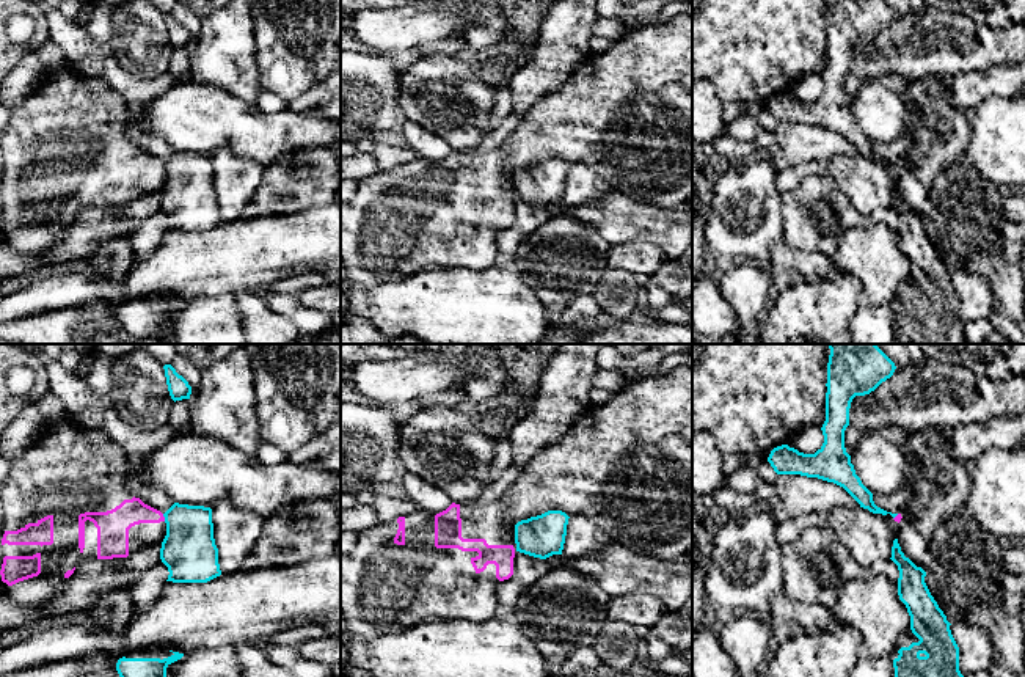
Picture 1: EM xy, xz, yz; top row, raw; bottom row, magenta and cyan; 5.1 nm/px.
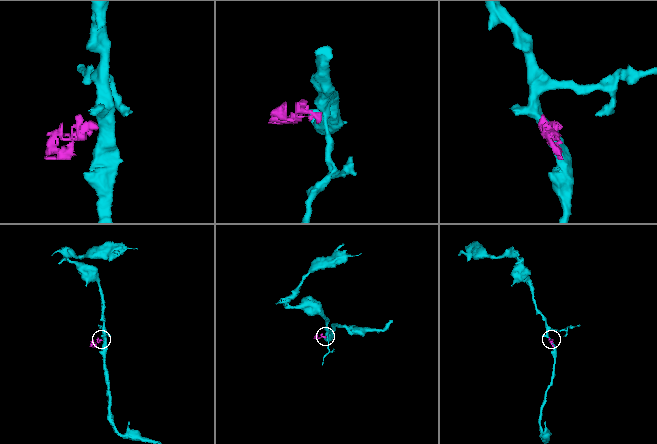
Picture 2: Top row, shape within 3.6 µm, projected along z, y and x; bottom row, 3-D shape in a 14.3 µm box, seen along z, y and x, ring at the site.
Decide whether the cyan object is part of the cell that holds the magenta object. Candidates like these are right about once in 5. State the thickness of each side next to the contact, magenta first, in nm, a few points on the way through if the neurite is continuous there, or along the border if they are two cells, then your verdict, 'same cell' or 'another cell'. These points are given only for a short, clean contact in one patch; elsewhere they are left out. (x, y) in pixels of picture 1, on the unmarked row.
140 nm thick on the magenta side, 280 nm on the other; border along xy (162, 162), (165, 168); another cell

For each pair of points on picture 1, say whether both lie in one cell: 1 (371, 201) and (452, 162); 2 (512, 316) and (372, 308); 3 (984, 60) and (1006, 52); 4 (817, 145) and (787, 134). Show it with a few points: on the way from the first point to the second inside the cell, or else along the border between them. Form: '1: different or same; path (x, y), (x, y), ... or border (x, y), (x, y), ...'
1: same; path (397, 206), (434, 206), (445, 189)
2: same; path (477, 316), (465, 316), (449, 308), (407, 308)
3: same; path (989, 55), (1002, 52)
4: same; path (809, 143), (798, 143), (795, 140)

